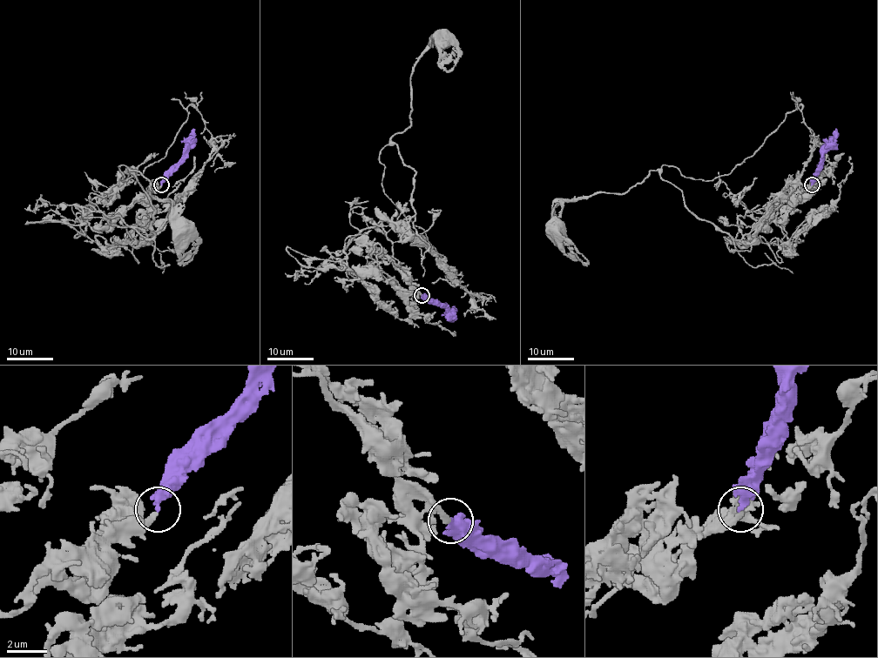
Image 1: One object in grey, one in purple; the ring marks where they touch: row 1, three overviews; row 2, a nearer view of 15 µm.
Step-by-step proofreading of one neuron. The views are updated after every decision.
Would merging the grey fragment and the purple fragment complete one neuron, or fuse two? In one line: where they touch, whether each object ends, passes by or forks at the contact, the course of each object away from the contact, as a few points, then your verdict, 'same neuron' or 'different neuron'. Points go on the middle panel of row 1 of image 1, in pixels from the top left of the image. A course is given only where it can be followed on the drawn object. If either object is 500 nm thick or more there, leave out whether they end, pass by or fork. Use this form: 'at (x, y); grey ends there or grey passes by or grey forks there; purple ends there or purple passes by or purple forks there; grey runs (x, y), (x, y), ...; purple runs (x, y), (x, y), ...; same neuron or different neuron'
at (422, 295); grey ends there; purple ends there; grey runs (422, 295), (362, 235), (345, 240), (415, 214), (415, 171), (391, 140), (410, 124), (412, 66), (443, 41); purple runs (422, 295), (442, 305), (454, 319); different neuron

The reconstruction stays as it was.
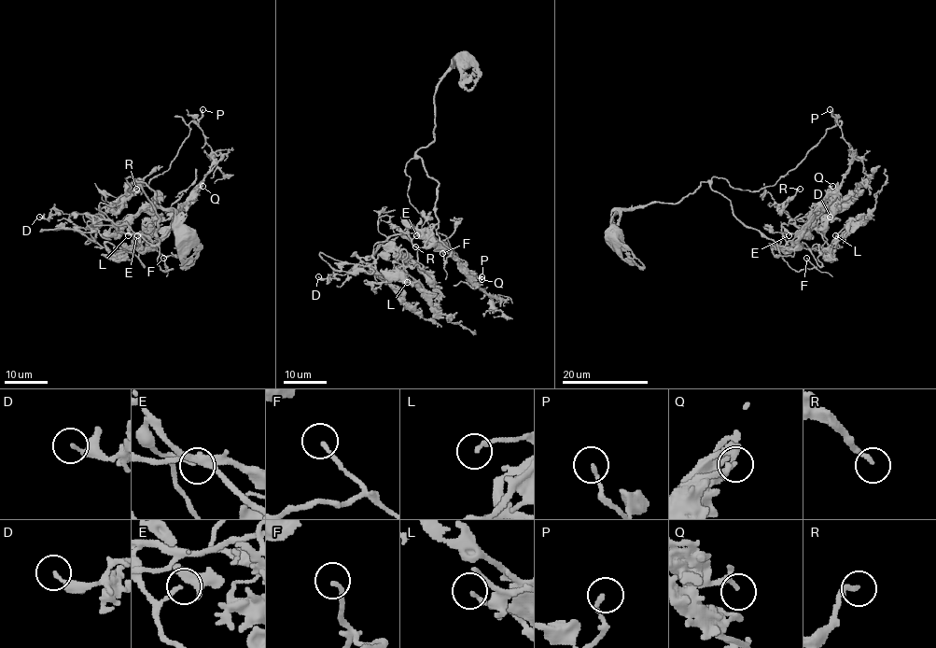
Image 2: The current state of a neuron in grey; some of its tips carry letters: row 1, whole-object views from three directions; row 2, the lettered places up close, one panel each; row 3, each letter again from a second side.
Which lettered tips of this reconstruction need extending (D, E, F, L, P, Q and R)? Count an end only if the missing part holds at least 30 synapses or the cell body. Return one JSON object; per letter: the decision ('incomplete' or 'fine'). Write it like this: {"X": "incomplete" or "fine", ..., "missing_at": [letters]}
{"D": "fine", "E": "fine", "F": "fine", "L": "fine", "P": "fine", "Q": "fine", "R": "fine", "missing_at": []}

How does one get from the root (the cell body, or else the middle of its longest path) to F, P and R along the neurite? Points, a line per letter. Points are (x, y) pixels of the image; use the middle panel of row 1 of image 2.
F: (465, 62), (439, 83), (434, 139), (416, 152), (438, 183), (437, 234), (451, 250), (442, 253)
P: (465, 62), (439, 83), (434, 139), (406, 174), (409, 203), (447, 239), (468, 283), (481, 276)
R: (465, 62), (439, 83), (434, 139), (416, 152), (438, 183), (438, 221), (385, 237), (378, 219), (415, 246)

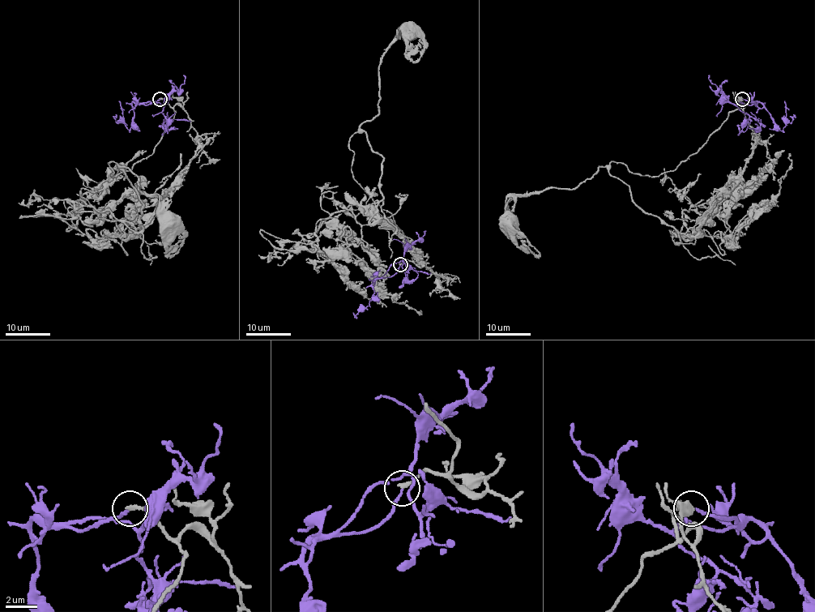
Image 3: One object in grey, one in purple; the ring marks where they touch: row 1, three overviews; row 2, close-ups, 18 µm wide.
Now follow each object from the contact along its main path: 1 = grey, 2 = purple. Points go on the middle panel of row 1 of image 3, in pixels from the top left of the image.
1: (400, 265), (415, 251), (352, 175), (349, 146), (378, 113), (381, 57), (397, 34), (411, 32)
2: (400, 265), (394, 274), (384, 276), (393, 263), (400, 262), (405, 283), (416, 278), (418, 274), (415, 271)

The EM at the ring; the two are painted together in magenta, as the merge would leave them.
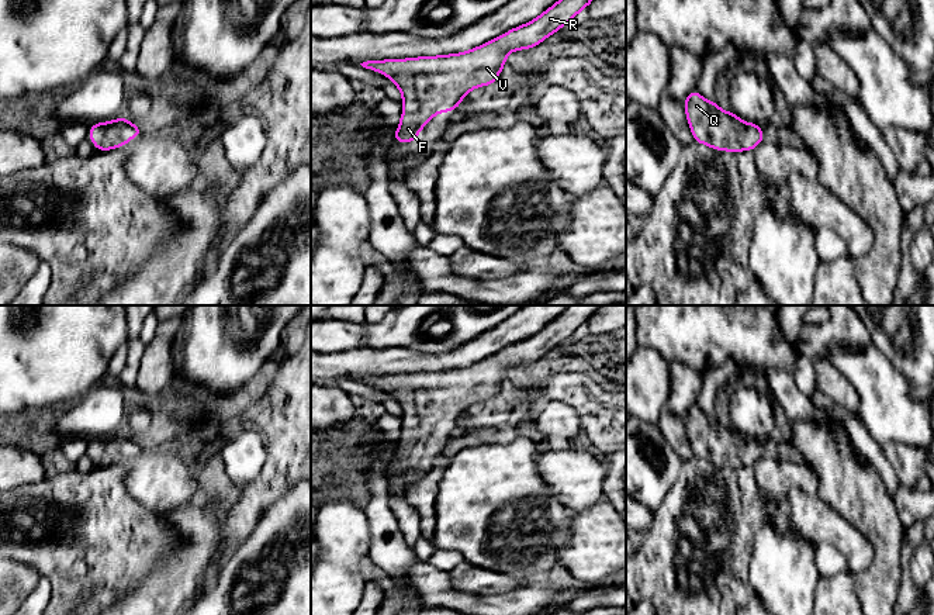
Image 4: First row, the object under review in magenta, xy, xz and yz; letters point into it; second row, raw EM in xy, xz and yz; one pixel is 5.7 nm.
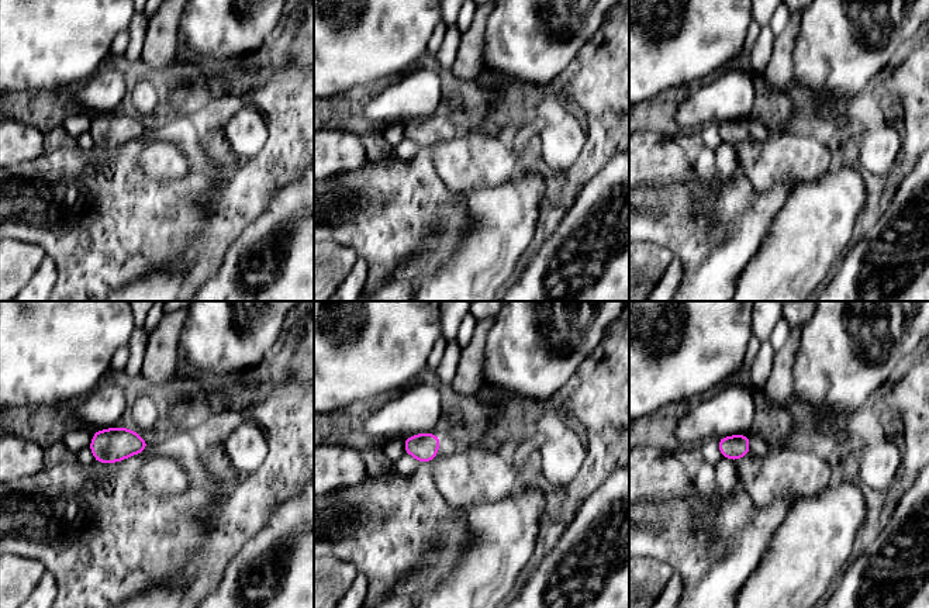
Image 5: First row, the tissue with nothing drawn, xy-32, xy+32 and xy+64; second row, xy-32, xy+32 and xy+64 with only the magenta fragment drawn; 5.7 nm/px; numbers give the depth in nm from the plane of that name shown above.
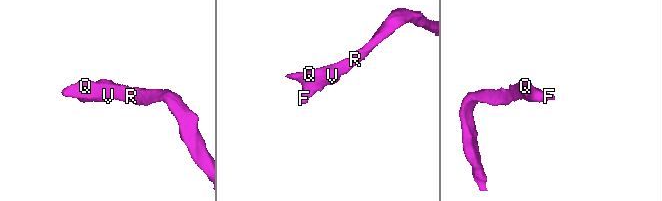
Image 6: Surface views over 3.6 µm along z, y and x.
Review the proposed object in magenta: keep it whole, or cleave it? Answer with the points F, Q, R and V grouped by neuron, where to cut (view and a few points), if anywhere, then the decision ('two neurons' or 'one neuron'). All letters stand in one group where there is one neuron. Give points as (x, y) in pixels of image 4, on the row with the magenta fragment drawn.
F Q R V | no cut | one neuron

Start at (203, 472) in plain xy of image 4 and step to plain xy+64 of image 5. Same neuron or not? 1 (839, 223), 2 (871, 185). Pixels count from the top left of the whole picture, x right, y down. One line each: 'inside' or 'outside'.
1: outside
2: inside

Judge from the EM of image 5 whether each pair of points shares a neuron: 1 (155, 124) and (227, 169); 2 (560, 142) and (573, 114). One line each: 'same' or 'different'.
1: same
2: same

